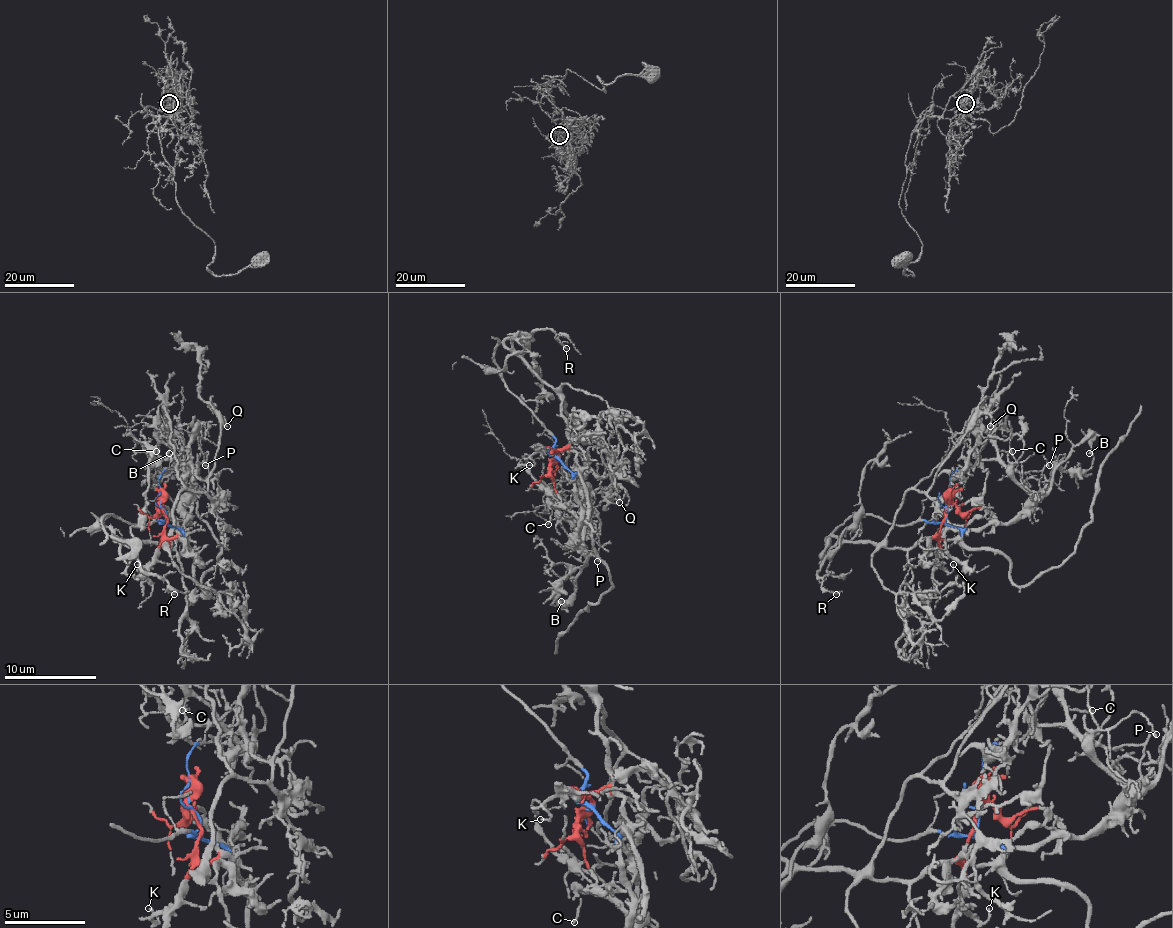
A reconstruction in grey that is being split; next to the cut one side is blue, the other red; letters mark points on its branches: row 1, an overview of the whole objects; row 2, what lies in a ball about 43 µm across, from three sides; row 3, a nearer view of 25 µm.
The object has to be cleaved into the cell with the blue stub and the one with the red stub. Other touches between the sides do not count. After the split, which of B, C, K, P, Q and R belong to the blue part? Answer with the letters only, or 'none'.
B, C, P

